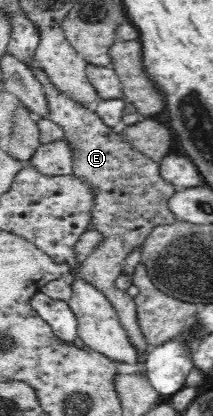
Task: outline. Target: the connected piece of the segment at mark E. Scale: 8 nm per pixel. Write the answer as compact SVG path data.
M35 61L26 65L42 85L42 92L48 104L47 117L61 126L65 138L74 149L73 174L86 182L90 181L95 190L91 222L105 239L94 253L83 258L79 276L86 282L91 282L107 296L115 308L120 325L127 333L129 343L138 351L138 363L144 364L148 343L138 323L136 300L126 289L116 286L116 279L123 273L127 255L136 249L136 246L141 246L156 226L169 225L178 220L168 206L168 198L178 188L162 178L158 161L153 161L138 151L123 133L116 133L93 109L76 103L58 90L44 69L37 66Z

